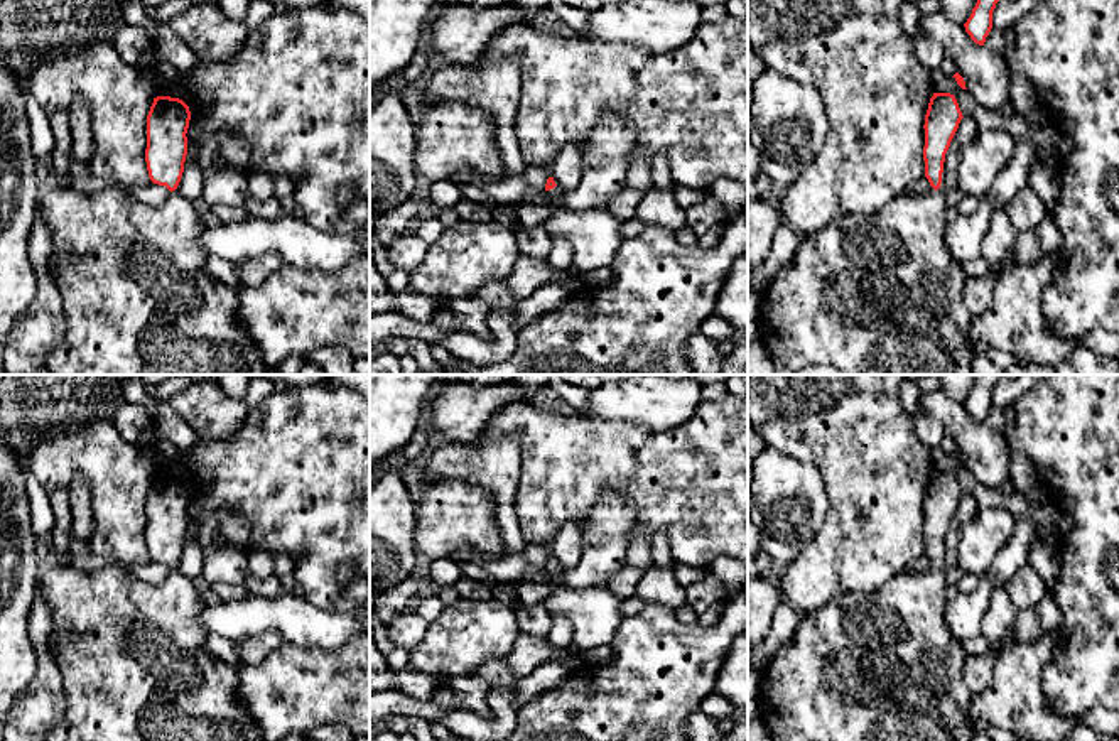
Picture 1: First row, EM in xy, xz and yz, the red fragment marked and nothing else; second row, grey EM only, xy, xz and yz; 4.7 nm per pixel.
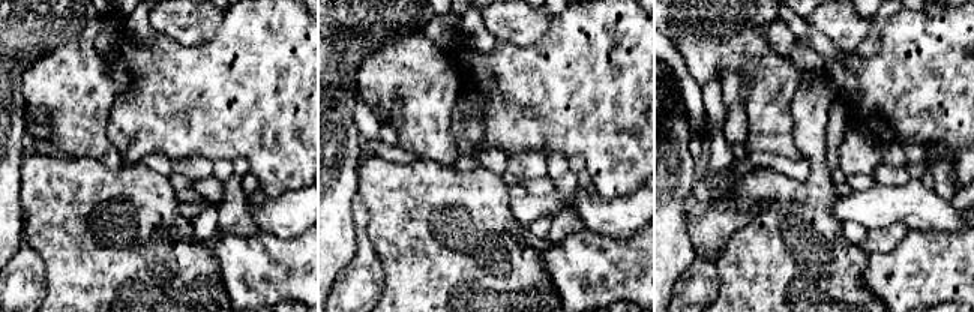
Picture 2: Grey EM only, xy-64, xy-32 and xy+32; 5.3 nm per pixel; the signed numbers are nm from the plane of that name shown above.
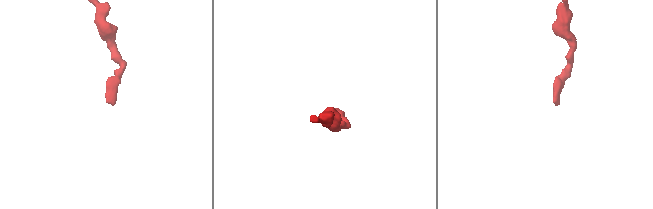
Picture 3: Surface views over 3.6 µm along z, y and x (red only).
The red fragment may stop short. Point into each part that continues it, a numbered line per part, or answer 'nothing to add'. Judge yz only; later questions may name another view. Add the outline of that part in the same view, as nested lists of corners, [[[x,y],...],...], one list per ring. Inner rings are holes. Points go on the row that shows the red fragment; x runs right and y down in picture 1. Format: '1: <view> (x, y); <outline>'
1: yz (870, 294); [[[940,189],[928,194],[901,194],[886,203],[876,214],[849,214],[802,236],[797,255],[773,280],[760,302],[760,339],[773,361],[775,375],[797,375],[815,365],[830,365],[846,375],[972,375],[976,349],[970,344],[970,314],[962,294],[967,275],[945,248],[945,197]]]

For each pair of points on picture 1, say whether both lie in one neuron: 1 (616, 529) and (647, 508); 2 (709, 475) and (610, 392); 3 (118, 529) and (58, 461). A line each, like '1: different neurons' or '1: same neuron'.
1: different neurons
2: different neurons
3: same neuron

